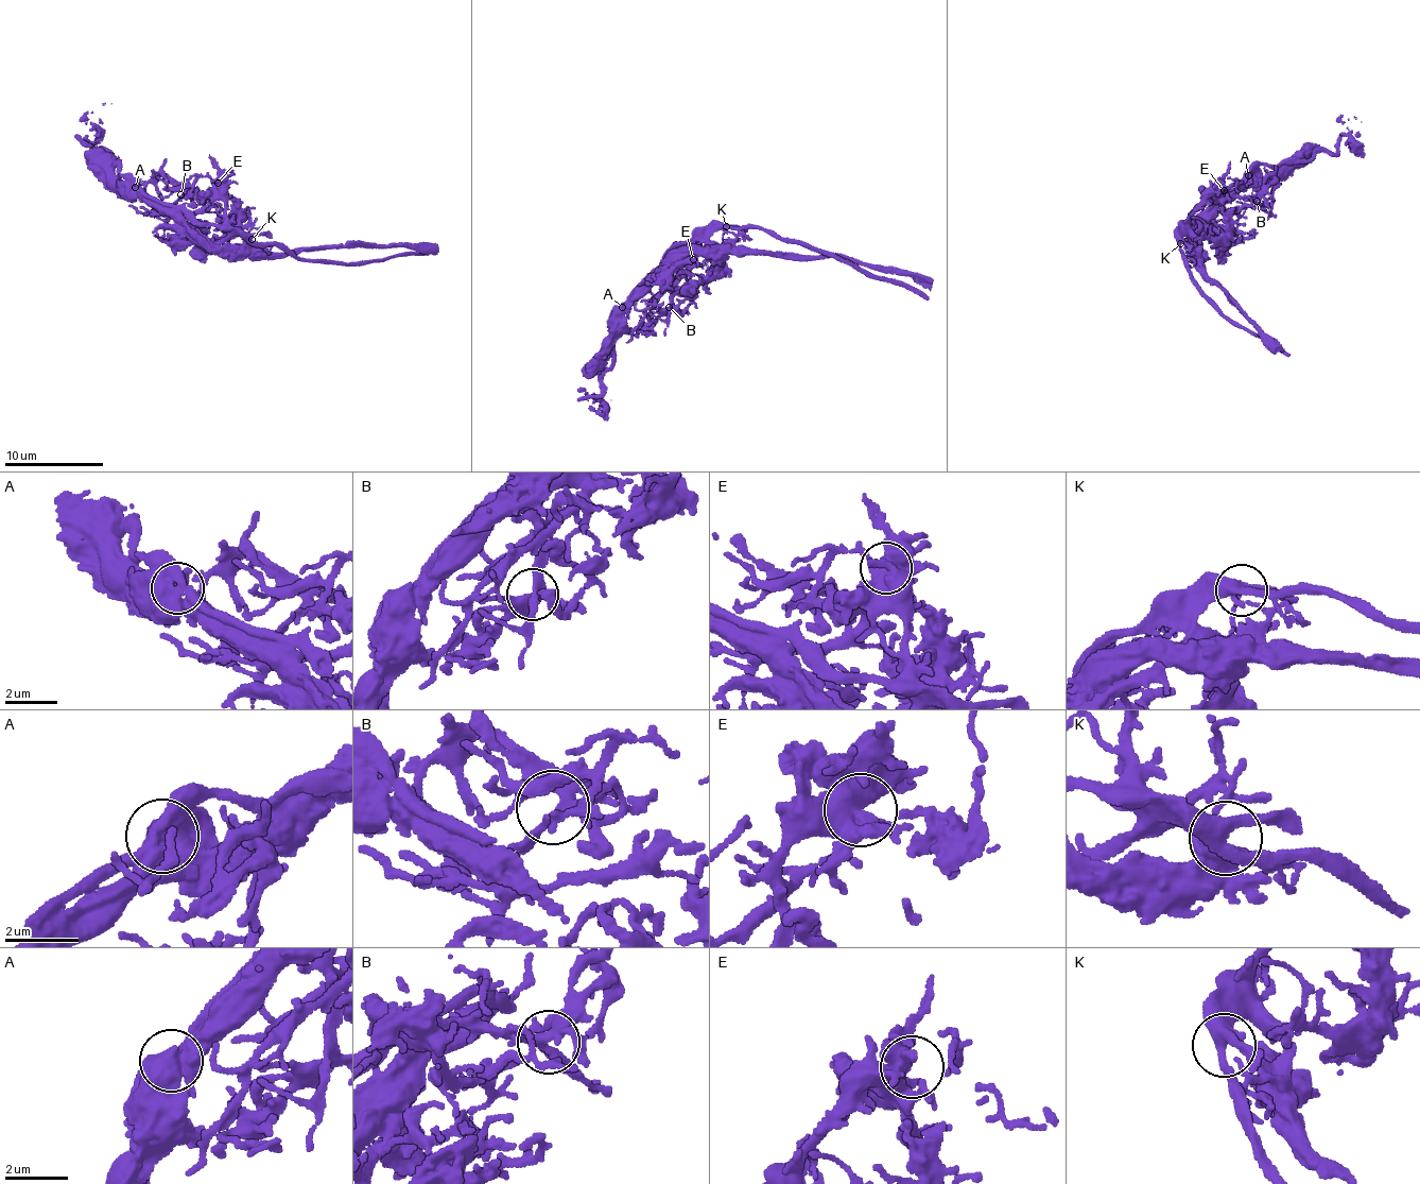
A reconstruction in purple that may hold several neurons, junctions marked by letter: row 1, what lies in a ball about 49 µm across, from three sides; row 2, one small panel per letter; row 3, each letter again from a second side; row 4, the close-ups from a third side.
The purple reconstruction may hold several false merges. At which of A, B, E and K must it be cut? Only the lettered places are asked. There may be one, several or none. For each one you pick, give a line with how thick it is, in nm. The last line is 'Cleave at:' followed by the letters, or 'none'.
A: Thickness 1000 nm
Cleave at: A

